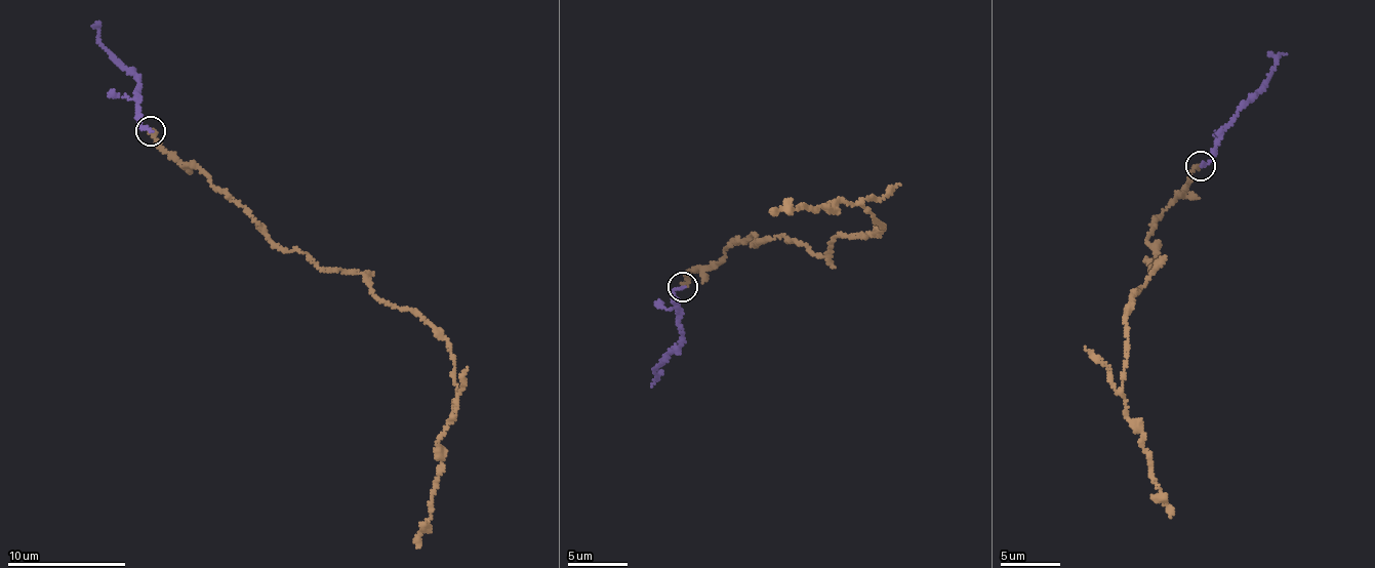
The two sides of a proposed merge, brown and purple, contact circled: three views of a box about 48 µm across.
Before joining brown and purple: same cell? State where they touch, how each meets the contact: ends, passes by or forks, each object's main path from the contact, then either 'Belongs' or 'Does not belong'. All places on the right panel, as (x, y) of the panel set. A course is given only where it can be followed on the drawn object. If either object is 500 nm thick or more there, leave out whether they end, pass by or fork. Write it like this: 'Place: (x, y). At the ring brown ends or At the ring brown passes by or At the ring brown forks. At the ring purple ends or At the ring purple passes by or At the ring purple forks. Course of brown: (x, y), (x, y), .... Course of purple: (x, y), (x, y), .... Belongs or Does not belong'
Place: (1201, 165). At the ring brown ends. At the ring purple ends. Course of brown: (1202, 166), (1155, 217), (1145, 259), (1149, 271), (1157, 261), (1127, 315), (1122, 394), (1170, 518). Course of purple: (1202, 166), (1212, 158), (1216, 138), (1238, 107), (1260, 89), (1270, 72), (1275, 58), (1286, 53). Belongs

